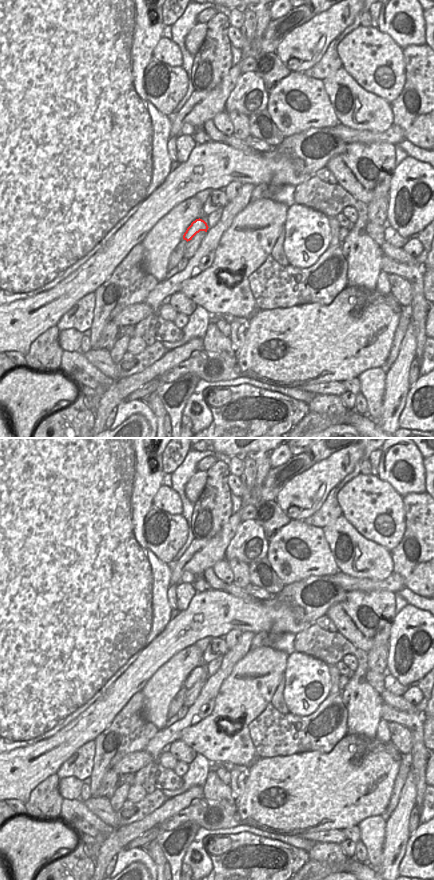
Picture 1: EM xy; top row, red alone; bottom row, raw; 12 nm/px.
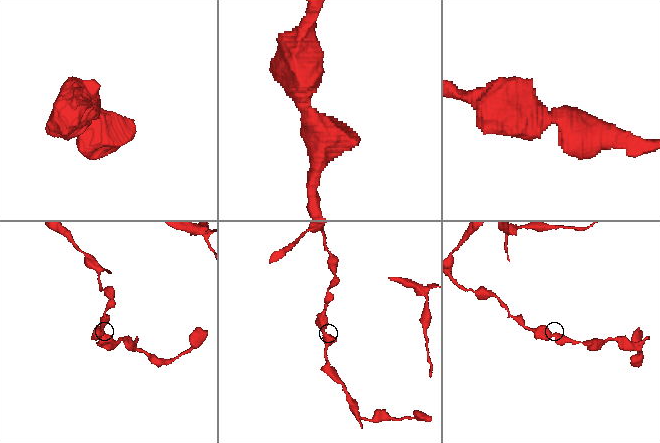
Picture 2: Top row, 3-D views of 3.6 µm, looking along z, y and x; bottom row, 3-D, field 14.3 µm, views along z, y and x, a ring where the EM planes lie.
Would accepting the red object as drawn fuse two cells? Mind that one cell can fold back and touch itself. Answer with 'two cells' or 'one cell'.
one cell

